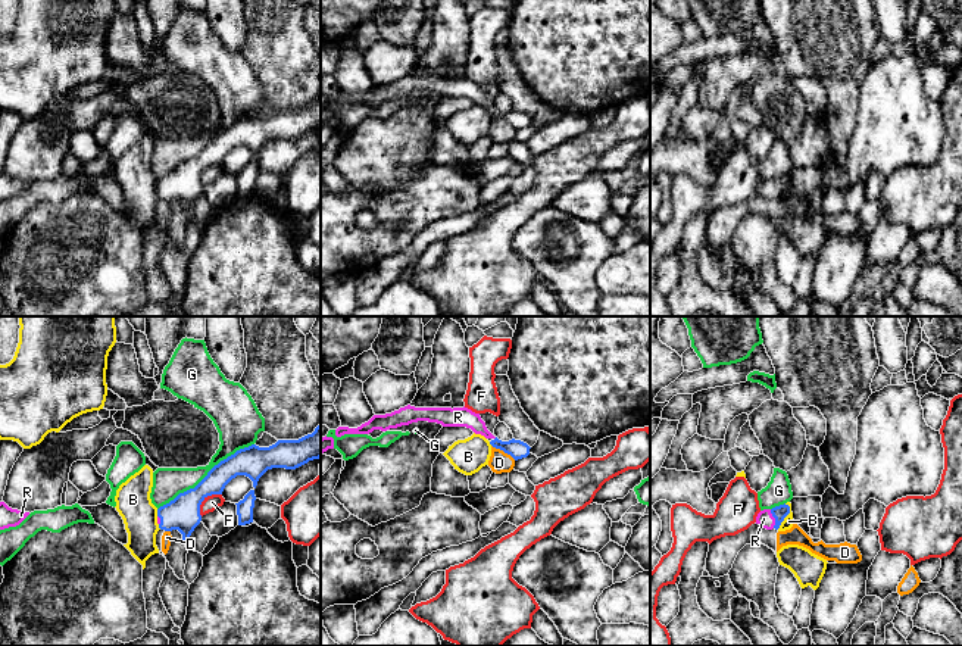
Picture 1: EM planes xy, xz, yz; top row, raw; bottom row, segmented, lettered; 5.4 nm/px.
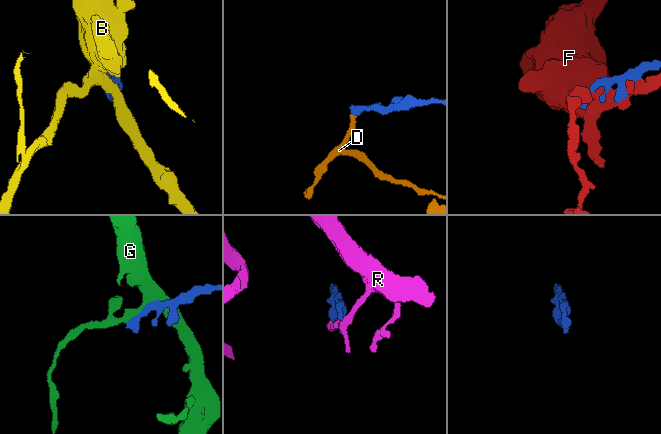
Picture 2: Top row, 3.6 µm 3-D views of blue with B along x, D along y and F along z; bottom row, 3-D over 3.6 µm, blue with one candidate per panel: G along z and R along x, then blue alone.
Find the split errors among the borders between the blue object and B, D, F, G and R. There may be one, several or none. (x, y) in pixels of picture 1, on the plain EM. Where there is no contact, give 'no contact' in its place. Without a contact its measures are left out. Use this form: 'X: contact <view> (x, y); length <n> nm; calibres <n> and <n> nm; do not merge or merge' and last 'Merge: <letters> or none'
B: contact yz (786, 186); length 160 nm; calibres 80 and 60 nm; do not merge
D: contact xz (503, 121); length 160 nm; calibres 100 and 120 nm; do not merge
F: contact xy (203, 169); length 170 nm; calibres 190 and 80 nm; do not merge
G: contact xy (206, 146); length 650 nm; calibres 190 and 170 nm; do not merge
R: contact yz (774, 187); length 110 nm; calibres 80 and 90 nm; merge
Merge: R

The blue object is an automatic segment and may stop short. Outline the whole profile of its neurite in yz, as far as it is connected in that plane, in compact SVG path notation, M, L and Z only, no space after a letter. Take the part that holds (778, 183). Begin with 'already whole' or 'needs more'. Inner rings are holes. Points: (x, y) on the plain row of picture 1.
needs more; M780 175L772 180L763 180L756 187L756 194L766 200L778 200L784 188L790 184L788 175Z

